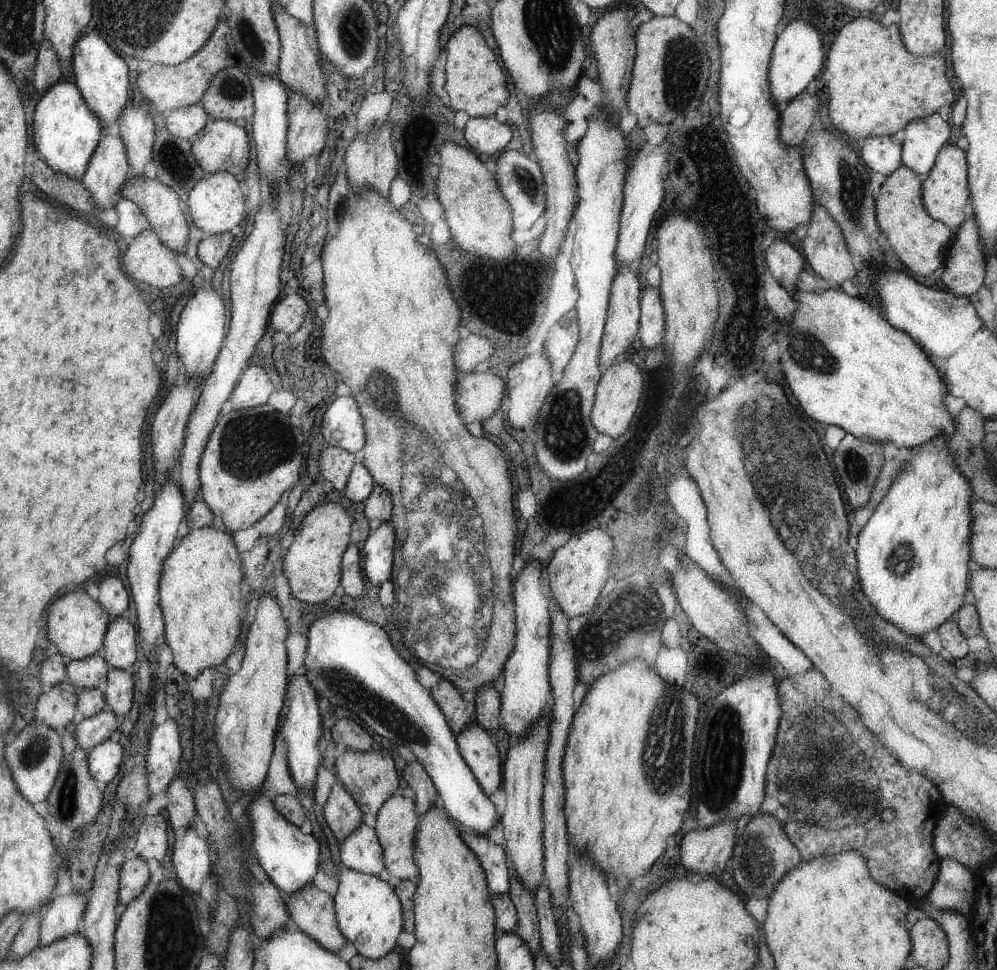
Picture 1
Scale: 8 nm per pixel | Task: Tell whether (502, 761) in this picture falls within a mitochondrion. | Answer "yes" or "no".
no

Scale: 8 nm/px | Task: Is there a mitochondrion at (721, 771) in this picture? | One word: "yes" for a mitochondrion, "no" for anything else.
yes

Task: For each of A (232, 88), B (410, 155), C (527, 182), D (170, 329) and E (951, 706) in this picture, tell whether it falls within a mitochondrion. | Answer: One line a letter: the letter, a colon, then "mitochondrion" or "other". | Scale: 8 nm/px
A: mitochondrion
B: other
C: mitochondrion
D: other
E: mitochondrion

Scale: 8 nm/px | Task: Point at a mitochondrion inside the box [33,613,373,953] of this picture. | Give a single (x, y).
(66, 799)

